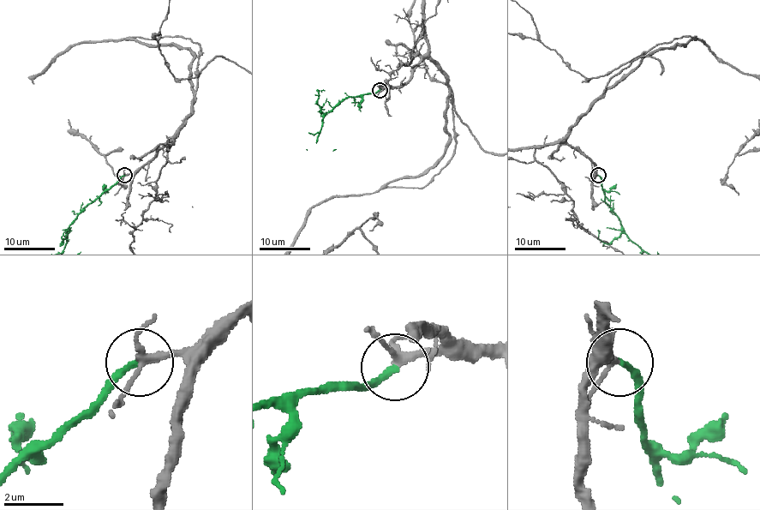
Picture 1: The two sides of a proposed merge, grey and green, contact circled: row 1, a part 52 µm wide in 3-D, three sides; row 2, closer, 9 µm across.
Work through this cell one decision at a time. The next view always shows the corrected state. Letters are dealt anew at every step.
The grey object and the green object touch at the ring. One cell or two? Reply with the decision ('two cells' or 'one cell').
one cell

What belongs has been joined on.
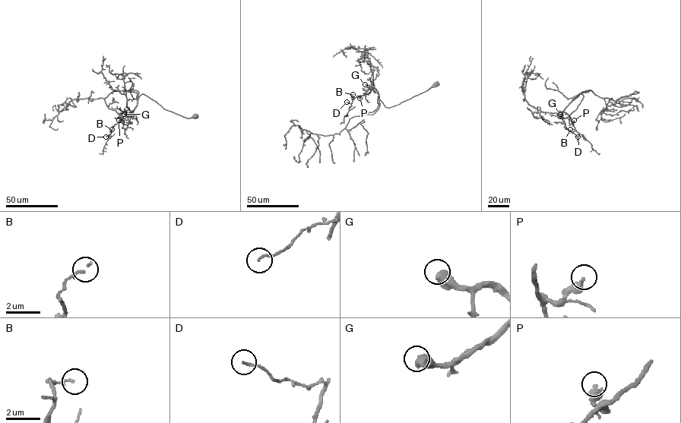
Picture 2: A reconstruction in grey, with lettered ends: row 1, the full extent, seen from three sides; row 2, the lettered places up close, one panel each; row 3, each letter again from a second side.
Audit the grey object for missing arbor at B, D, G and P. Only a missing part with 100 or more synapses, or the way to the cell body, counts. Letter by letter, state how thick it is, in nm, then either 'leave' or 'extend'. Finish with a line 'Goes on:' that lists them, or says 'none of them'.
B: calibre 130 nm; leave
D: calibre 100 nm; leave
G: calibre 550 nm; extend
P: calibre 460 nm; leave
Goes on: G

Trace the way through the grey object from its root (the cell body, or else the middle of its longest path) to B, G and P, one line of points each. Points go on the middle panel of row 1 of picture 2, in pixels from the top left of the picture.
B: (436, 83), (390, 107), (384, 106), (374, 88), (369, 93), (353, 99), (353, 94)
G: (436, 83), (390, 107), (384, 106), (374, 88), (365, 84)
P: (436, 83), (390, 107), (384, 106), (374, 88), (359, 98)

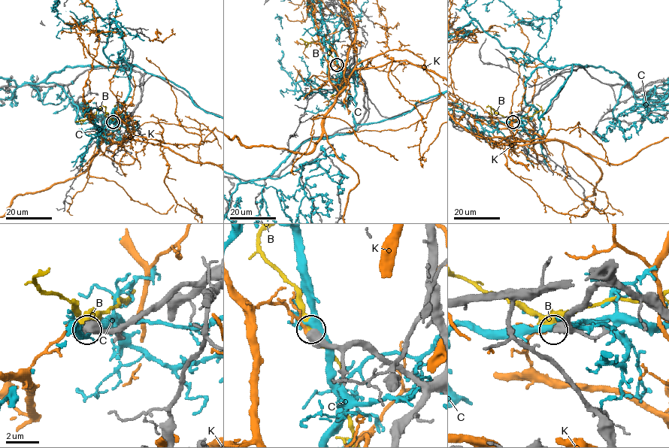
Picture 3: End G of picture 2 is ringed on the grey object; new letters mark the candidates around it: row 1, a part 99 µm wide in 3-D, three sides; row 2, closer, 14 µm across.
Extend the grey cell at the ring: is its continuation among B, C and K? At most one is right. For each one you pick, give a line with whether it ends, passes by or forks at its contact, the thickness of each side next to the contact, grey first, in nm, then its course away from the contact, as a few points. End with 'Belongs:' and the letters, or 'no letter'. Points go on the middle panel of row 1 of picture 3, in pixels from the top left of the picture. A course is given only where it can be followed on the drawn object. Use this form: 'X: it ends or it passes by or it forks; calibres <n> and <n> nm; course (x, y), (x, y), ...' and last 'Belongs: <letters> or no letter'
Belongs: no letter

